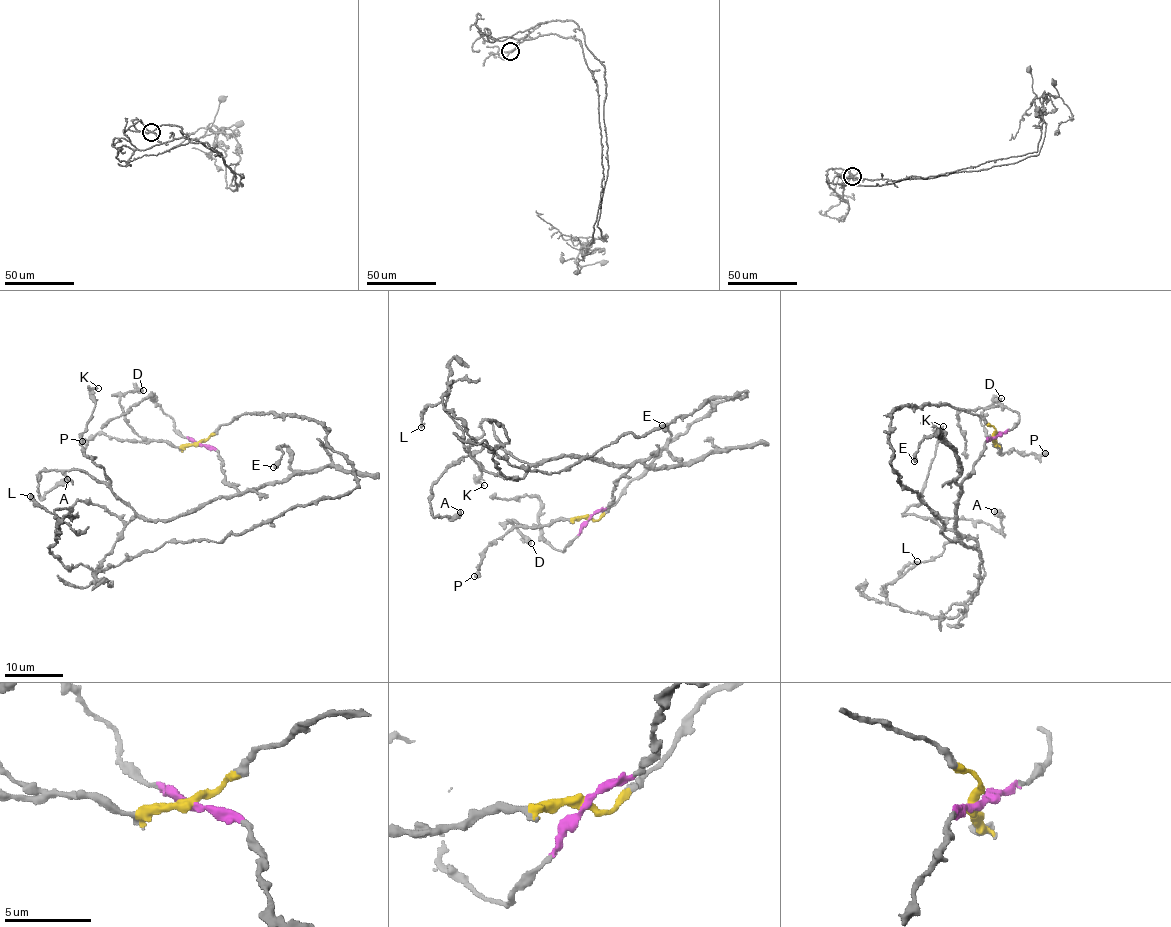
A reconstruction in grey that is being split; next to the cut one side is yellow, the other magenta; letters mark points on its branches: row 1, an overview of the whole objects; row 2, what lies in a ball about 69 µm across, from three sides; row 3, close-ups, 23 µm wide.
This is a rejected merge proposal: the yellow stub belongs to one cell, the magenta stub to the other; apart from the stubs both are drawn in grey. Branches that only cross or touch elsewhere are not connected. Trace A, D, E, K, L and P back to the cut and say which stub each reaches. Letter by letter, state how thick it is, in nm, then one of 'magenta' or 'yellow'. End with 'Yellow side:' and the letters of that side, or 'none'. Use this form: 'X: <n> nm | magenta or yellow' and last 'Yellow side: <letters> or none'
A: 650 nm | magenta
D: 480 nm | yellow
E: 550 nm | magenta
K: 240 nm | magenta
L: 440 nm | magenta
P: 600 nm | yellow
Yellow side: D, P

